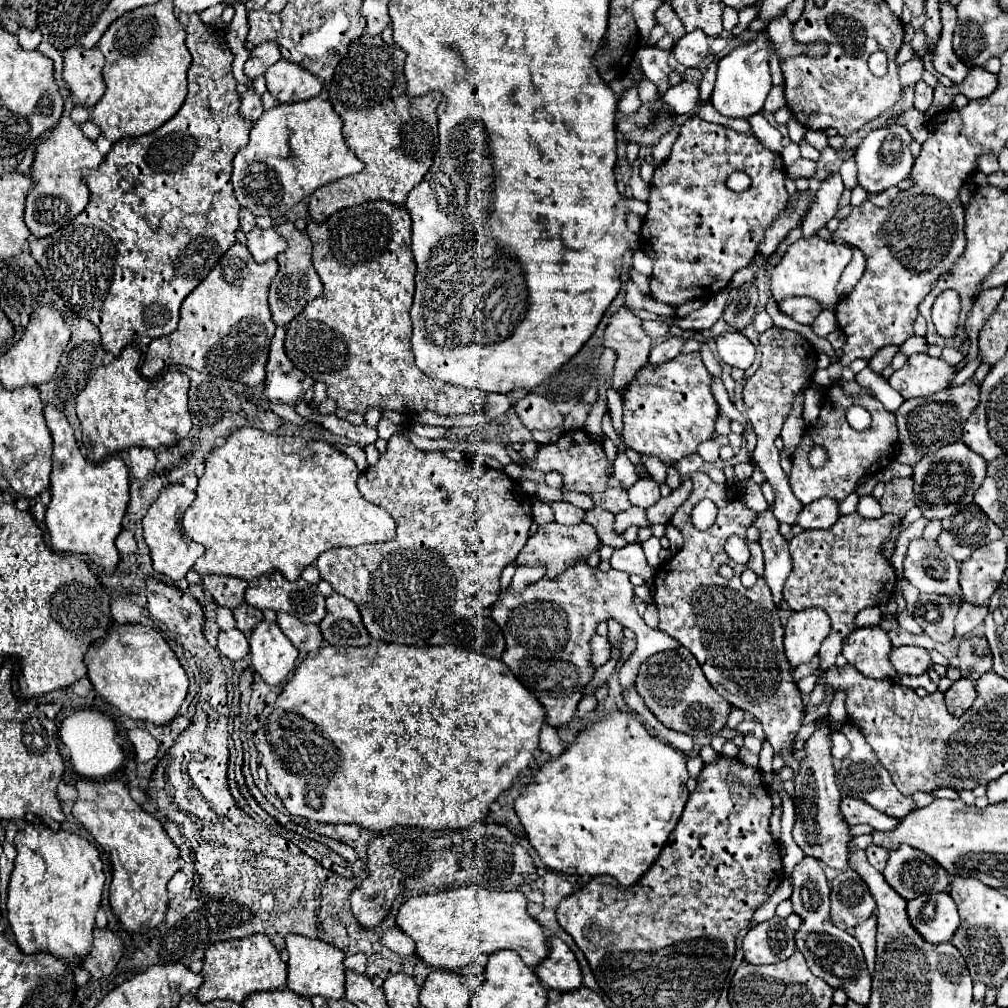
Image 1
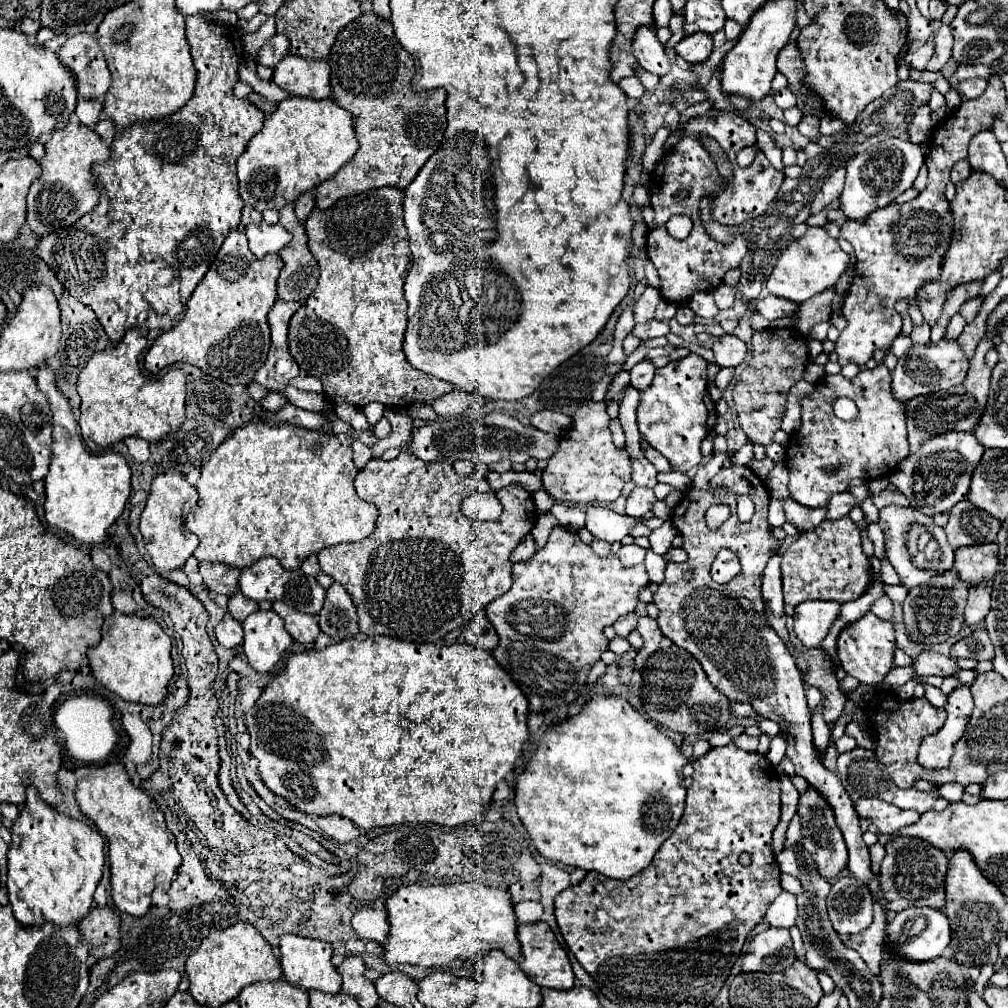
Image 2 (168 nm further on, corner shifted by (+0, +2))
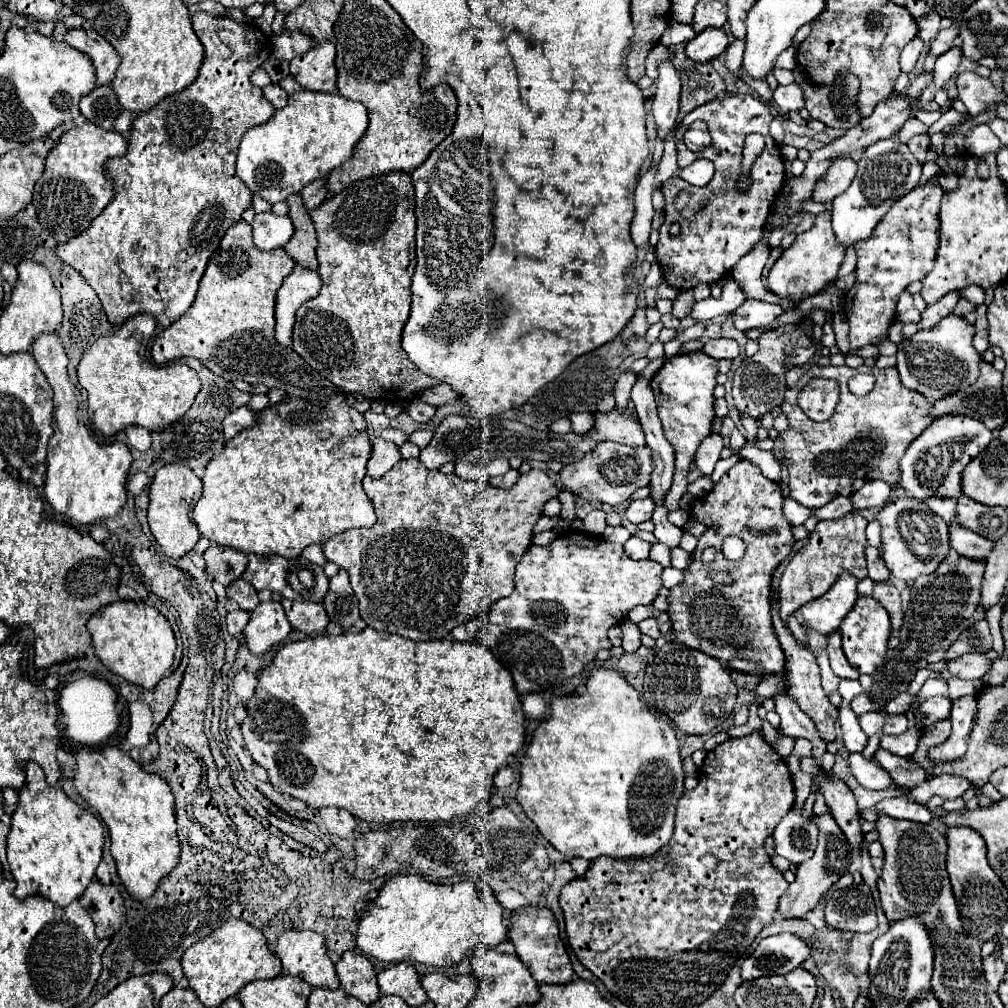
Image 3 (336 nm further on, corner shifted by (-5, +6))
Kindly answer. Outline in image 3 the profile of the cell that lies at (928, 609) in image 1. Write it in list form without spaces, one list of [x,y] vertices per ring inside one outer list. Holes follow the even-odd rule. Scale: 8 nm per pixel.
[[[951,549],[947,559],[943,559],[943,563],[937,567],[933,575],[919,577],[915,581],[915,585],[911,587],[911,601],[905,611],[903,625],[899,629],[901,643],[897,655],[889,655],[883,667],[879,667],[879,671],[871,675],[859,675],[859,683],[873,701],[885,705],[889,699],[903,693],[915,675],[913,667],[923,667],[925,657],[941,647],[941,641],[945,639],[947,631],[955,629],[961,621],[975,615],[979,605],[983,567],[983,561],[963,559],[957,551]]]

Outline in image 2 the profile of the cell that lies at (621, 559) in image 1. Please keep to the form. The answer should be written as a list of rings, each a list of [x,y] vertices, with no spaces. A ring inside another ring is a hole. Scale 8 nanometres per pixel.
[[[632,543],[632,545],[622,545],[622,549],[618,551],[618,557],[620,557],[620,561],[622,561],[626,567],[634,567],[634,565],[638,565],[638,563],[644,561],[646,549],[638,547],[636,543]]]

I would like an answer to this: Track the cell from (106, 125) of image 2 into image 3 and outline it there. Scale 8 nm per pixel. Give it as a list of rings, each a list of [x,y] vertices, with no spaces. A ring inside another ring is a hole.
[[[123,111],[117,119],[115,119],[115,131],[121,133],[123,137],[129,137],[129,129],[131,129],[131,113],[129,111]]]

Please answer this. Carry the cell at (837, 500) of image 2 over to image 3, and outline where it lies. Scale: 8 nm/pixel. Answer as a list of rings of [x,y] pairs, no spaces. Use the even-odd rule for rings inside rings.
[[[867,481],[859,491],[855,491],[849,499],[853,503],[855,511],[873,507],[873,505],[885,505],[891,493],[891,485],[885,481]]]

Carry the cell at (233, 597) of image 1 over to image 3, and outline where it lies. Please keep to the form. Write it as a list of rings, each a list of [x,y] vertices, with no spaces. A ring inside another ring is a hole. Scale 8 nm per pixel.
[[[209,547],[205,553],[205,569],[209,577],[219,581],[221,585],[231,585],[235,579],[239,579],[247,567],[247,555],[235,549],[223,549],[223,547]]]

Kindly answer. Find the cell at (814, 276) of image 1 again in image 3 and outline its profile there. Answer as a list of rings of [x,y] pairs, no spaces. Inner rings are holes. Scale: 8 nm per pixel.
[[[829,213],[817,215],[813,227],[809,231],[797,235],[795,243],[789,249],[785,249],[783,255],[771,267],[771,271],[767,275],[769,289],[781,299],[799,303],[799,301],[823,291],[837,277],[843,257],[845,257],[845,249],[843,249],[843,245],[839,245],[837,235],[831,229],[831,215]]]

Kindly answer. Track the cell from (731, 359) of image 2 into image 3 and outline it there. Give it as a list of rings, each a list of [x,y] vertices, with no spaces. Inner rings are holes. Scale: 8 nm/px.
[[[713,339],[705,343],[703,351],[715,359],[735,359],[739,355],[739,343],[735,339]]]

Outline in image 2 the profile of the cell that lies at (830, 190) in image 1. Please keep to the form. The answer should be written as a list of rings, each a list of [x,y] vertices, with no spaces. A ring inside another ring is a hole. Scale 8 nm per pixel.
[[[838,169],[836,173],[832,173],[826,183],[822,185],[820,193],[814,197],[812,205],[810,205],[810,211],[812,213],[818,213],[822,209],[826,209],[832,201],[836,201],[842,193],[842,187],[844,187],[844,169]]]

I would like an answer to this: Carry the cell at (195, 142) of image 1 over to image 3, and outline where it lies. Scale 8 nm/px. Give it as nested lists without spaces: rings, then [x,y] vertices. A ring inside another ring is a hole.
[[[193,13],[191,15],[191,21],[193,21],[193,31],[195,35],[199,37],[199,41],[203,43],[205,47],[205,57],[203,57],[203,65],[201,65],[201,71],[199,71],[199,77],[195,79],[195,83],[191,87],[187,87],[183,93],[177,93],[173,97],[167,97],[163,101],[159,101],[151,111],[147,113],[139,113],[133,121],[133,127],[131,127],[131,135],[129,135],[129,149],[123,157],[115,157],[115,159],[109,159],[105,163],[105,175],[107,179],[113,183],[113,189],[115,189],[115,197],[113,201],[101,211],[99,217],[95,217],[91,221],[91,225],[81,231],[79,235],[75,235],[73,239],[65,241],[65,243],[59,243],[55,247],[55,255],[65,261],[69,267],[73,267],[75,271],[79,271],[83,275],[83,279],[93,287],[93,291],[99,295],[101,303],[103,303],[103,309],[107,313],[107,319],[111,325],[123,325],[131,315],[139,315],[139,313],[147,313],[147,315],[153,315],[153,317],[159,317],[161,313],[173,323],[177,321],[183,313],[189,311],[189,307],[193,305],[195,301],[195,295],[197,295],[197,287],[201,283],[201,277],[205,273],[205,267],[209,263],[209,257],[211,253],[219,247],[223,235],[227,233],[227,229],[235,223],[241,221],[241,215],[245,209],[251,207],[251,191],[245,187],[245,183],[235,175],[235,159],[237,159],[237,147],[243,139],[243,135],[253,127],[253,125],[263,125],[267,123],[275,109],[271,107],[271,103],[267,103],[267,99],[263,99],[263,93],[259,87],[253,87],[249,77],[251,73],[271,55],[271,41],[267,39],[267,35],[263,31],[259,31],[257,27],[253,25],[241,25],[241,23],[235,23],[233,19],[229,17],[211,17],[207,13]]]

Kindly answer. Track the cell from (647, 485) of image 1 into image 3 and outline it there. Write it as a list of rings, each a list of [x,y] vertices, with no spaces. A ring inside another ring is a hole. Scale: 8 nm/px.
[[[645,497],[645,499],[637,499],[637,501],[631,501],[629,507],[627,507],[627,519],[631,523],[641,523],[641,521],[647,521],[651,519],[651,513],[655,509],[655,503],[651,497]]]

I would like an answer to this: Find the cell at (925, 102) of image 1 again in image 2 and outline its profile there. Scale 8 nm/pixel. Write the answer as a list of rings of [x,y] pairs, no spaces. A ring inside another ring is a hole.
[[[922,105],[922,107],[918,109],[918,113],[914,115],[912,125],[910,125],[910,129],[908,129],[908,141],[910,141],[910,143],[920,145],[920,143],[926,143],[926,141],[930,139],[932,129],[934,129],[934,123],[932,123],[930,113],[932,113],[932,111],[930,111],[928,105]]]

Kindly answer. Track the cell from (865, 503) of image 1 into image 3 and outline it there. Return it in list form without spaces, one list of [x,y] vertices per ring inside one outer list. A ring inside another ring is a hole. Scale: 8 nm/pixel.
[[[897,499],[887,503],[877,519],[883,527],[883,545],[885,545],[885,565],[891,575],[899,579],[917,579],[921,575],[931,575],[935,567],[949,553],[949,525],[939,519],[925,503],[915,499]]]

